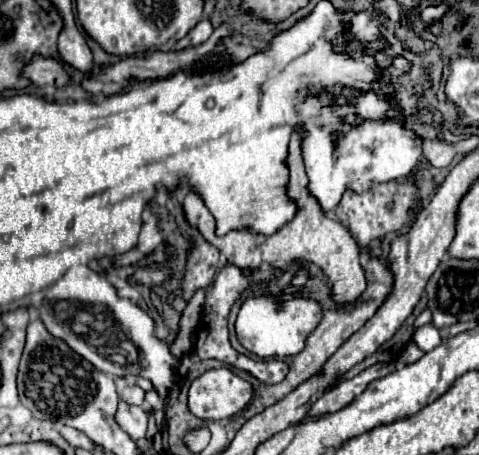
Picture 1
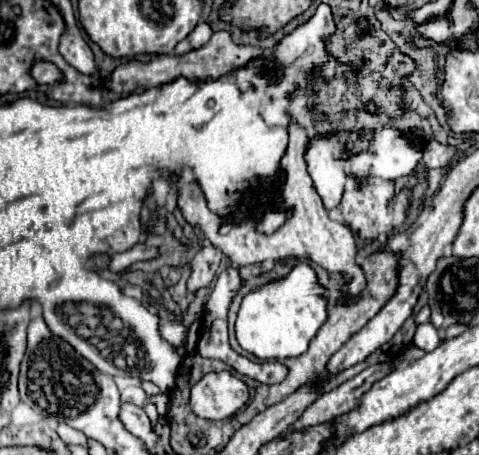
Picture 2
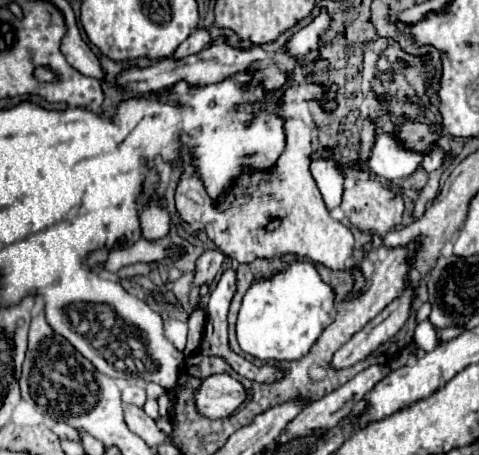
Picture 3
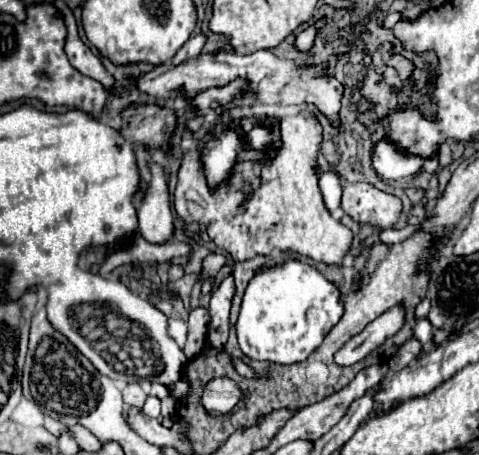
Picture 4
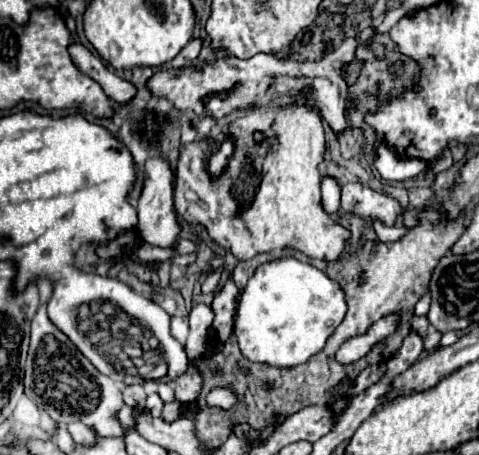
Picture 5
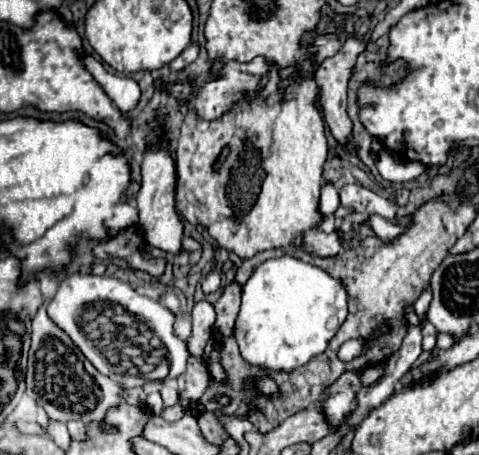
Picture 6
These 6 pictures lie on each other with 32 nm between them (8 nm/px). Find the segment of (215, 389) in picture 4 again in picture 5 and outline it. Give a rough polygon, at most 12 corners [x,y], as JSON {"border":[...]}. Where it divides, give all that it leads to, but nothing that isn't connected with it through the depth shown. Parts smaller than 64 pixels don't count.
{"border":[[228,388],[212,390],[206,398],[210,406],[230,408],[236,396]]}

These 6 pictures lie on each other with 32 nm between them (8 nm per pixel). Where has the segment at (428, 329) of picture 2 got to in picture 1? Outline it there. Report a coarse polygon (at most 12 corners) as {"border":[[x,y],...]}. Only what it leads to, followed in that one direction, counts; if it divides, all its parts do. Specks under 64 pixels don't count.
{"border":[[432,324],[420,326],[414,342],[424,352],[442,342],[439,330]]}

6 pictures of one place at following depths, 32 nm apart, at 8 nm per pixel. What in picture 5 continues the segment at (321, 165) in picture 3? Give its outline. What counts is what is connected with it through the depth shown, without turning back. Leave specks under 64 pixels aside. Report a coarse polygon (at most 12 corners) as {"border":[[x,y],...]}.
{"border":[[334,178],[321,183],[322,205],[328,214],[340,208],[340,188]]}

